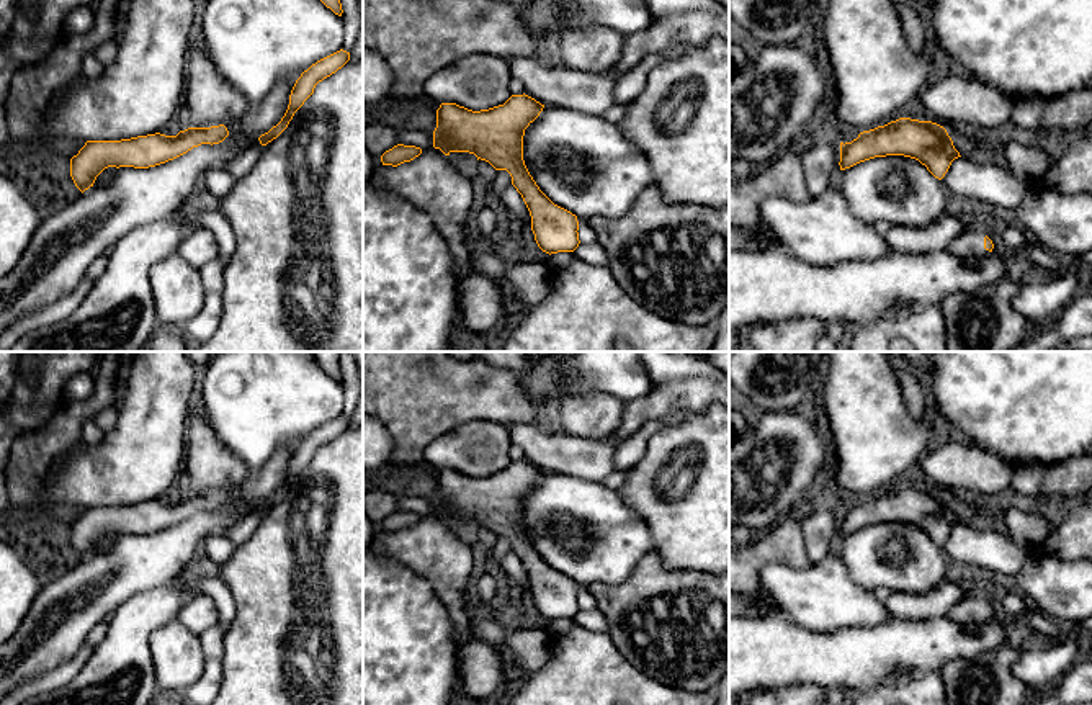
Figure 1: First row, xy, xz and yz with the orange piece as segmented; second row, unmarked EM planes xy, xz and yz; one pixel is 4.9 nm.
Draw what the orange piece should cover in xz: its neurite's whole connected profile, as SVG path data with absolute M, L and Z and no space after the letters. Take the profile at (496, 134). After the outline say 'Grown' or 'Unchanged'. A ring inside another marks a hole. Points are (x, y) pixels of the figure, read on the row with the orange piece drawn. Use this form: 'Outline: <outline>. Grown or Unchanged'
Outline: M512 95L503 105L472 111L456 103L436 110L433 147L445 155L469 152L507 170L521 195L538 247L546 254L574 252L579 221L571 211L554 204L536 185L523 160L525 129L539 116L544 105L528 95Z. Unchanged

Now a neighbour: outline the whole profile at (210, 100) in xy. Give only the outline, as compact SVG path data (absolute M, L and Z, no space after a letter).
M198 25L190 43L183 106L190 113L190 128L229 124L239 121L250 108L250 103L222 80L217 67L208 59Z

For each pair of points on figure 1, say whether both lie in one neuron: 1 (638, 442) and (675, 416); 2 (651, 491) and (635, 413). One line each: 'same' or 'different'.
1: same
2: different

